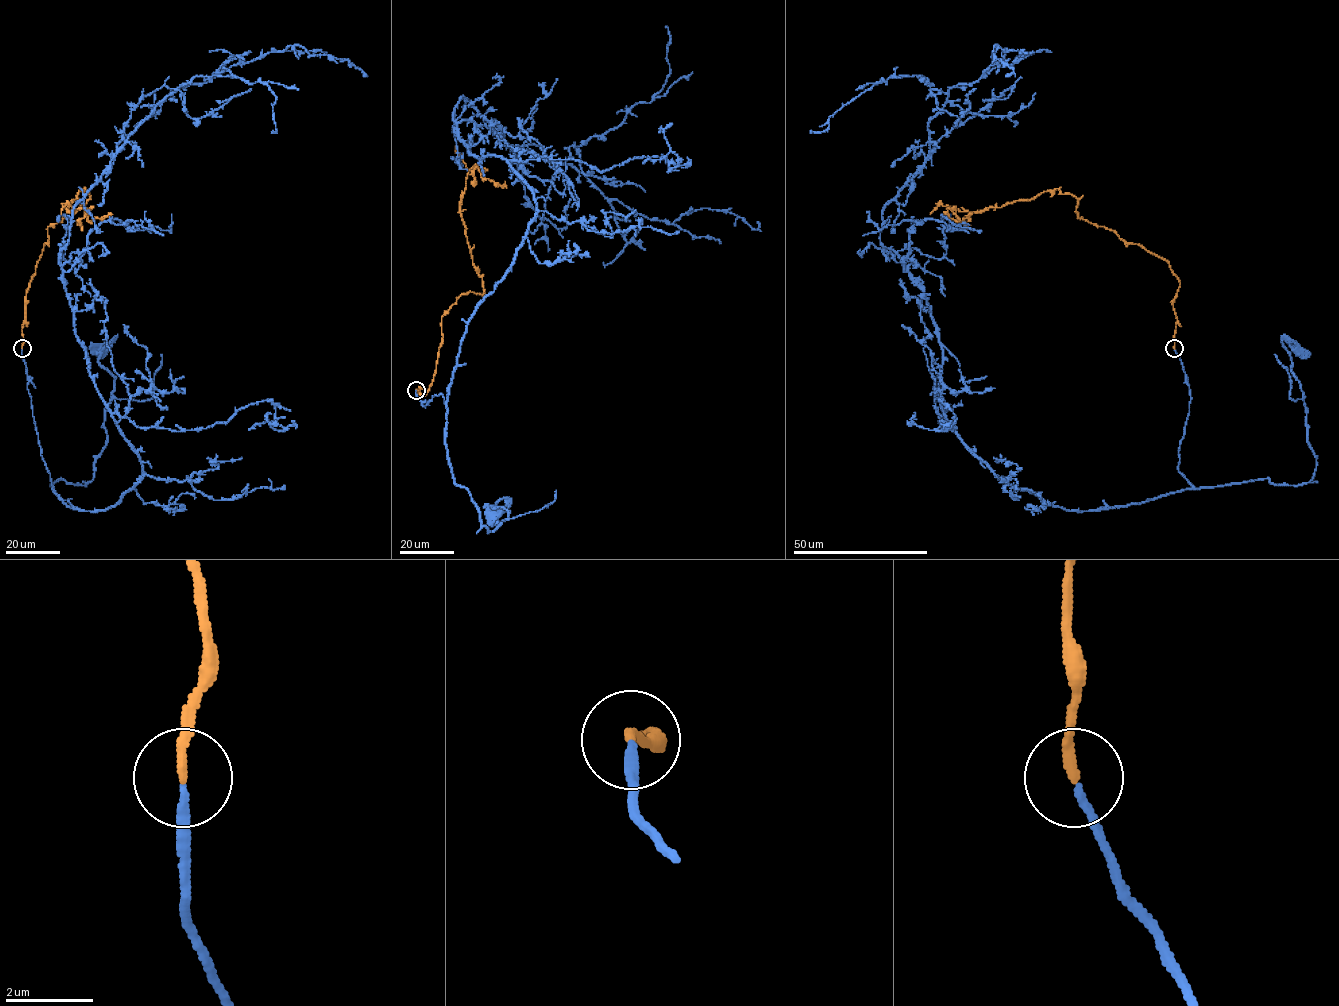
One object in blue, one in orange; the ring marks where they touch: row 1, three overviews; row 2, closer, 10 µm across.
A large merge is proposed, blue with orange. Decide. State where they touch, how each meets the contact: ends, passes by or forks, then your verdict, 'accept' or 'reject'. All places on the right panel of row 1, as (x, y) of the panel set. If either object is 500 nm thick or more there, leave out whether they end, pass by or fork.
place (1174, 348); blue ends; orange ends; accept

